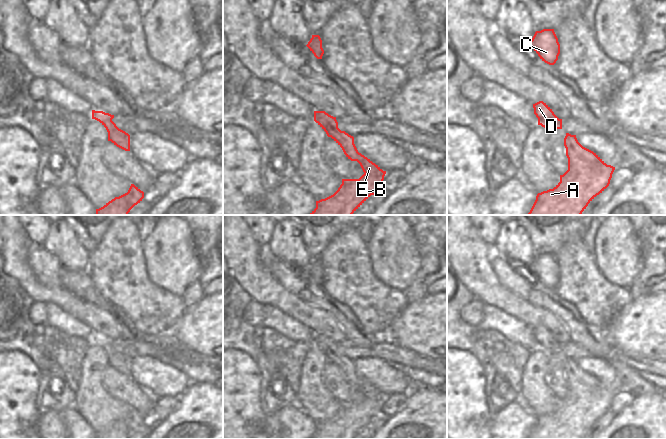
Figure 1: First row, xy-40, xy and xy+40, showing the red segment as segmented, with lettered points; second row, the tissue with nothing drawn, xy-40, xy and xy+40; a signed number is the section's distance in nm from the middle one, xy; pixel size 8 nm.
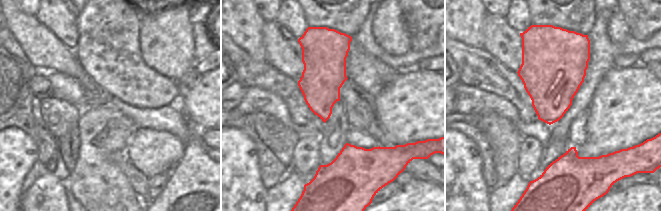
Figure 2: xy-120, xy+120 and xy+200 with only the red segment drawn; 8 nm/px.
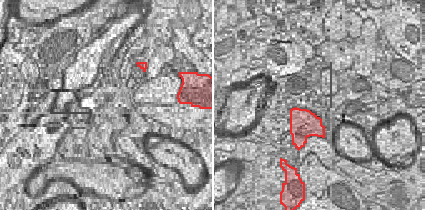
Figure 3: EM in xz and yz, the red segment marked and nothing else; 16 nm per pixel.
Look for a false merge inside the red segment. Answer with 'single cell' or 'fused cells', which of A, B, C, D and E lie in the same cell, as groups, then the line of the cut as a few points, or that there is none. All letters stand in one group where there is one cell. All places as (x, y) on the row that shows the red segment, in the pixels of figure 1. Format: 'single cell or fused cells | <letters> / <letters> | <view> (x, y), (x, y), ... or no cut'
single cell | A B C D E | no cut

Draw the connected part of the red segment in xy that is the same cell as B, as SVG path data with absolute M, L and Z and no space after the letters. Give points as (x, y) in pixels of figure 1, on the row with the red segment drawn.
M314 111L314 121L326 132L328 137L331 137L342 148L348 159L360 164L364 174L359 179L342 179L342 184L333 195L316 201L316 208L310 215L352 215L371 195L382 191L386 171L358 152L354 144L354 137L338 128L336 117L325 111Z

